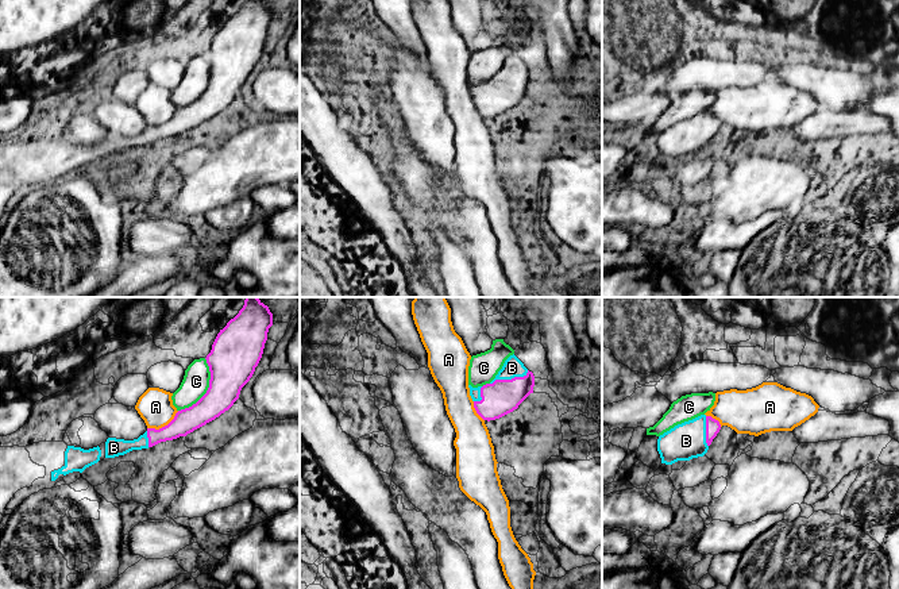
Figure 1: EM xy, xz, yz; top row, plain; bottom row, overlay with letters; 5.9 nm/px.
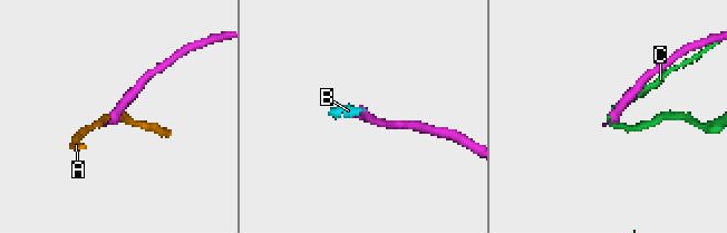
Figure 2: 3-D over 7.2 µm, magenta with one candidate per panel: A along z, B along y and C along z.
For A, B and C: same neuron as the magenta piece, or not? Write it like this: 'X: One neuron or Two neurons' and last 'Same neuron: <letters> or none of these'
A: Two neurons
B: One neuron
C: Two neurons
Same neuron: B

